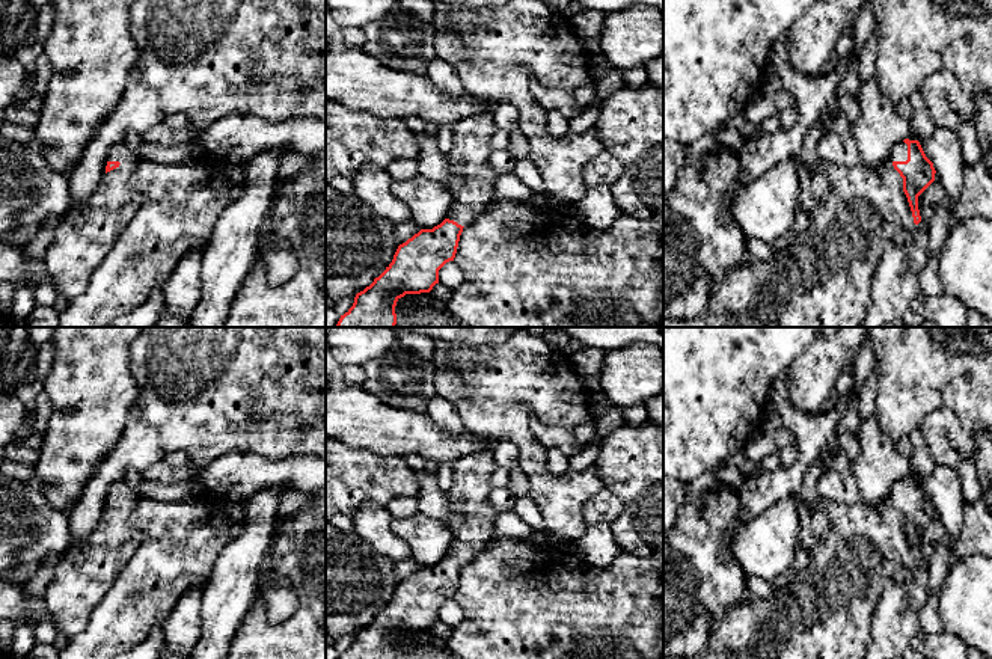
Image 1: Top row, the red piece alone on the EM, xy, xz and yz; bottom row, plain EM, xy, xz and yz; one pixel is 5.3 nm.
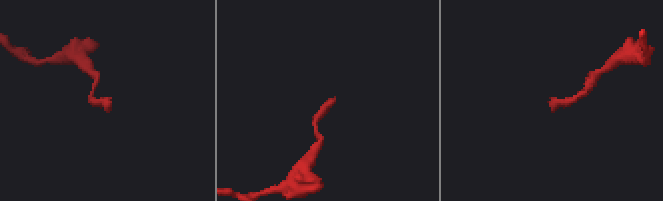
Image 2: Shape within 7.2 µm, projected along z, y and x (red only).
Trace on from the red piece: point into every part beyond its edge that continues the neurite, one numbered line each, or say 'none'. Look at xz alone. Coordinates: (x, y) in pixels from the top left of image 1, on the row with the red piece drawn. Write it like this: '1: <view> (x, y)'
1: xz (472, 181)

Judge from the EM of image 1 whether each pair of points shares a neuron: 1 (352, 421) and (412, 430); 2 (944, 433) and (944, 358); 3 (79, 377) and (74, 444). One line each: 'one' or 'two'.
1: one
2: two
3: one

